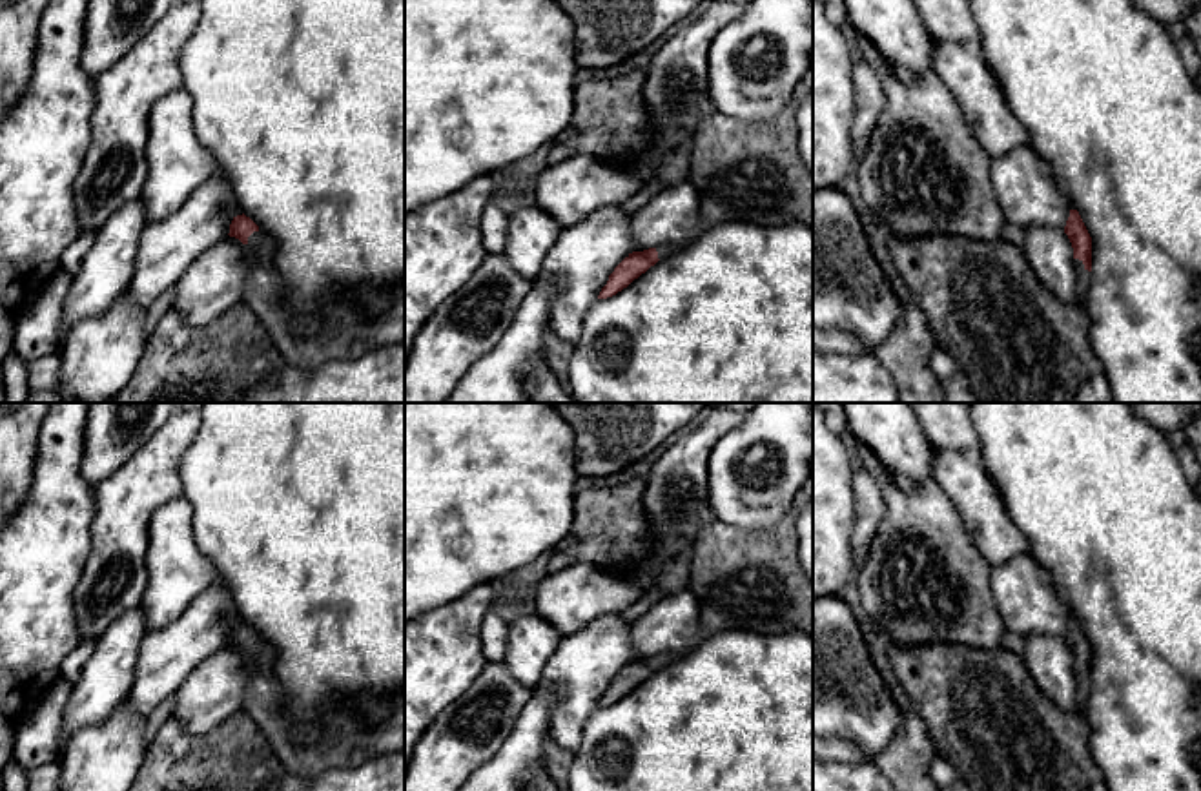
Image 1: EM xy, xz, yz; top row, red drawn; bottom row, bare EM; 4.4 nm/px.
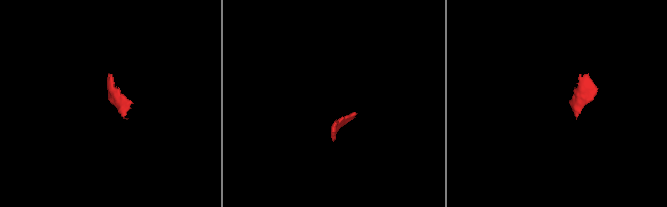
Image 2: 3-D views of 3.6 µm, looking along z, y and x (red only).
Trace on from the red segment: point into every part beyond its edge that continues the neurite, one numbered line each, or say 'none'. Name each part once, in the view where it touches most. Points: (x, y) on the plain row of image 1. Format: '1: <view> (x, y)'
1: yz (1083, 684)

